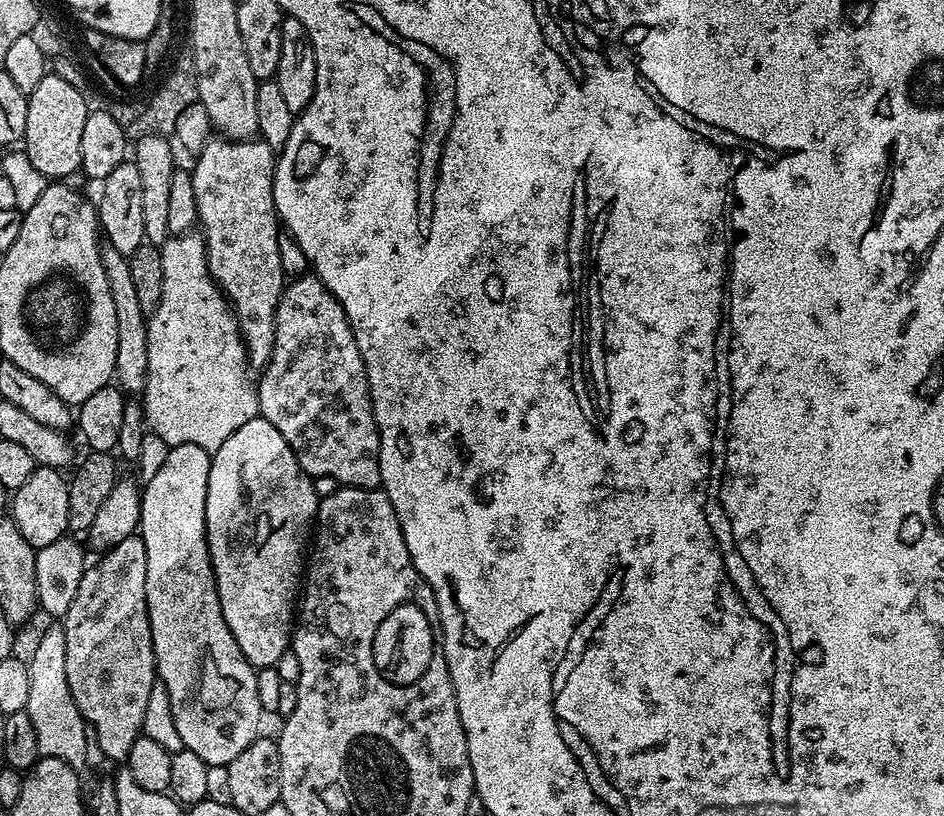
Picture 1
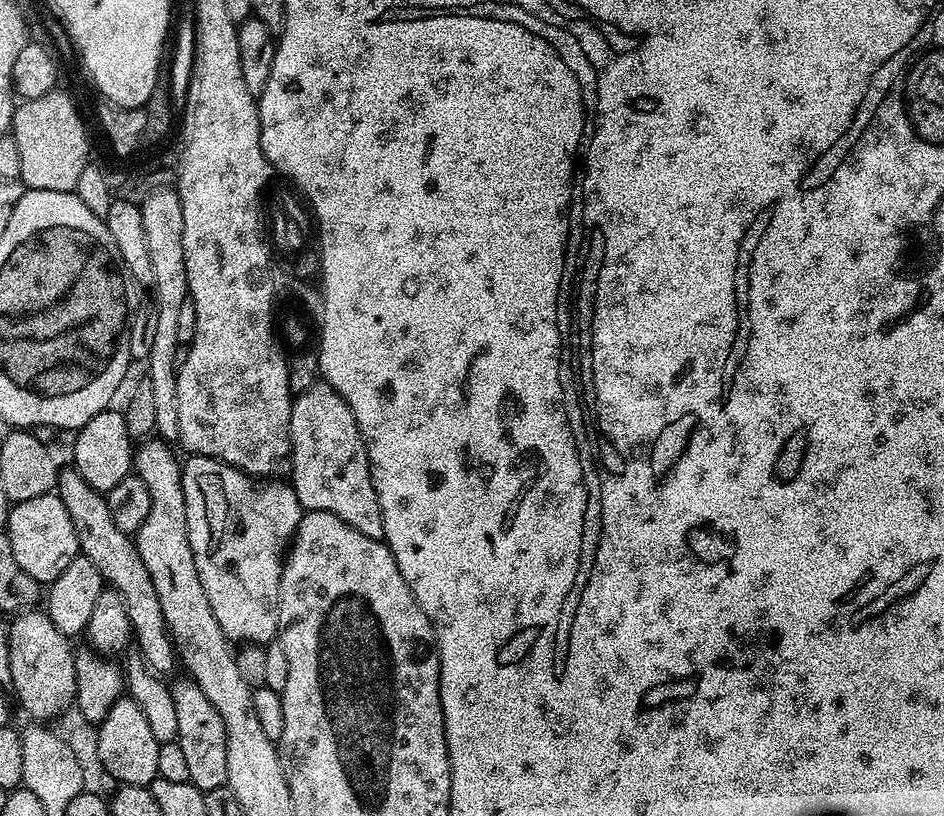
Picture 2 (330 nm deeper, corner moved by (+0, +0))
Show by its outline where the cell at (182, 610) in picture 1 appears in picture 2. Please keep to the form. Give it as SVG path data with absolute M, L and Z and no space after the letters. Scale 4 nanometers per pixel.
M191 678L183 679L171 685L174 710L178 710L176 740L182 746L182 754L186 754L186 763L190 769L190 782L201 792L206 793L215 788L225 787L228 783L226 726L222 726L222 718L218 710L210 706L210 698L202 694L200 687Z

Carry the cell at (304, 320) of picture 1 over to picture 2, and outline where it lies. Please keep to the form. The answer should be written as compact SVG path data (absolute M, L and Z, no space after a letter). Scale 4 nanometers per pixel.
M323 382L312 384L293 399L290 442L292 443L290 483L296 492L301 509L309 512L329 512L342 518L342 522L354 526L354 530L366 534L366 538L384 540L382 506L372 485L372 467L368 461L368 451L360 427L354 418L354 410L350 410L347 402L329 384Z

